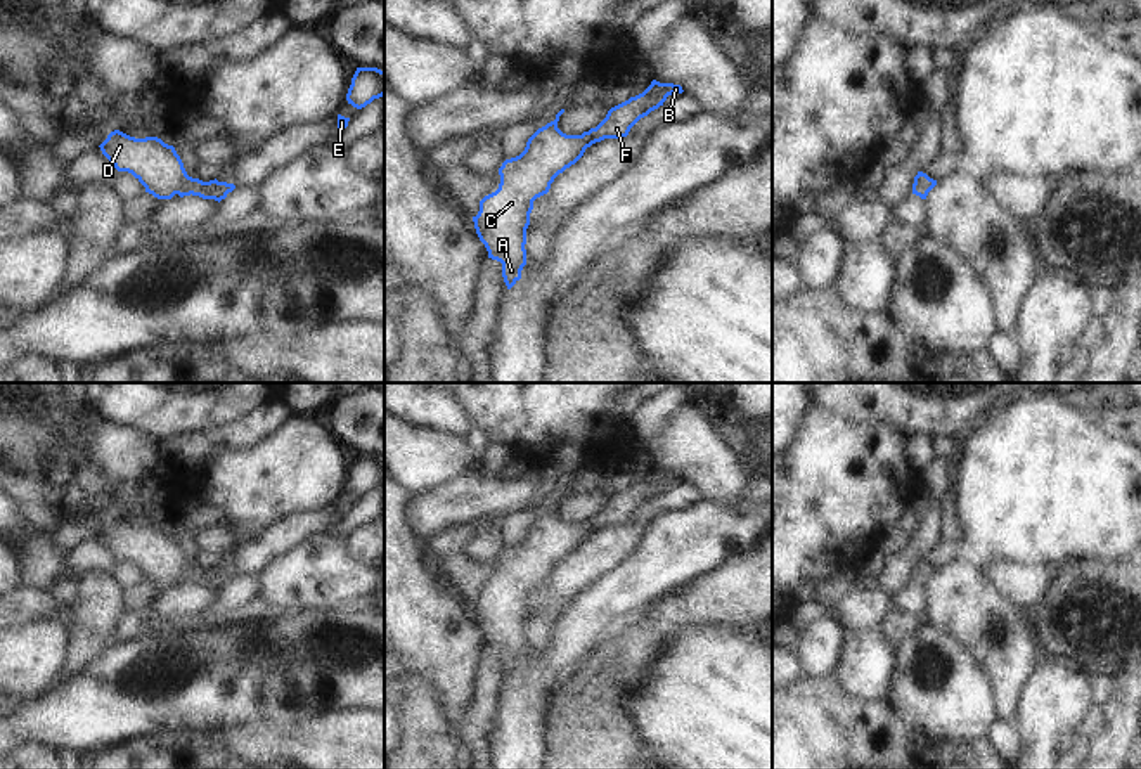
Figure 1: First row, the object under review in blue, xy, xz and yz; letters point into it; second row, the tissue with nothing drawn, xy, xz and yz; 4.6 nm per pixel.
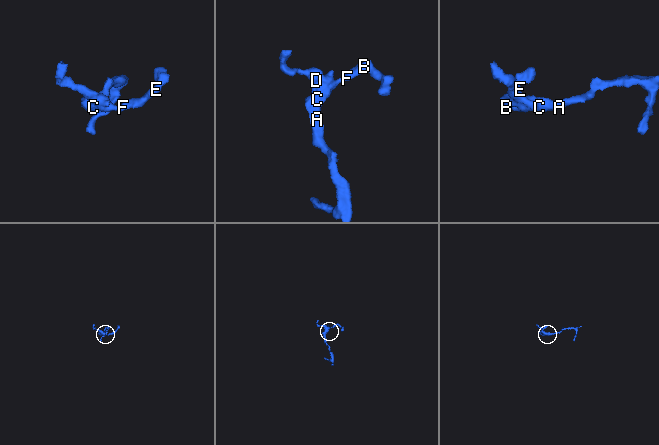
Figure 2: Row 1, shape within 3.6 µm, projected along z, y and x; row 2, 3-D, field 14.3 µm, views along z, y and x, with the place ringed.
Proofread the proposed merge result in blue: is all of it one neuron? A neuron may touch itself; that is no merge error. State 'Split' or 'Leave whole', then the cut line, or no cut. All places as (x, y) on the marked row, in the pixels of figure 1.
Leave whole. No split.

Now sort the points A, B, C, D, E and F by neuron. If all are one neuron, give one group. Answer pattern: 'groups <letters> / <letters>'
groups A B C D E F

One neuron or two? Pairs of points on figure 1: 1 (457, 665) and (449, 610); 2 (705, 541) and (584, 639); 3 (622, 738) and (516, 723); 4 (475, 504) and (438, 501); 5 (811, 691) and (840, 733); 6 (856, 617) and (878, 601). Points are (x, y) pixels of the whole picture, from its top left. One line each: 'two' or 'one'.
1: one
2: one
3: two
4: one
5: one
6: one

